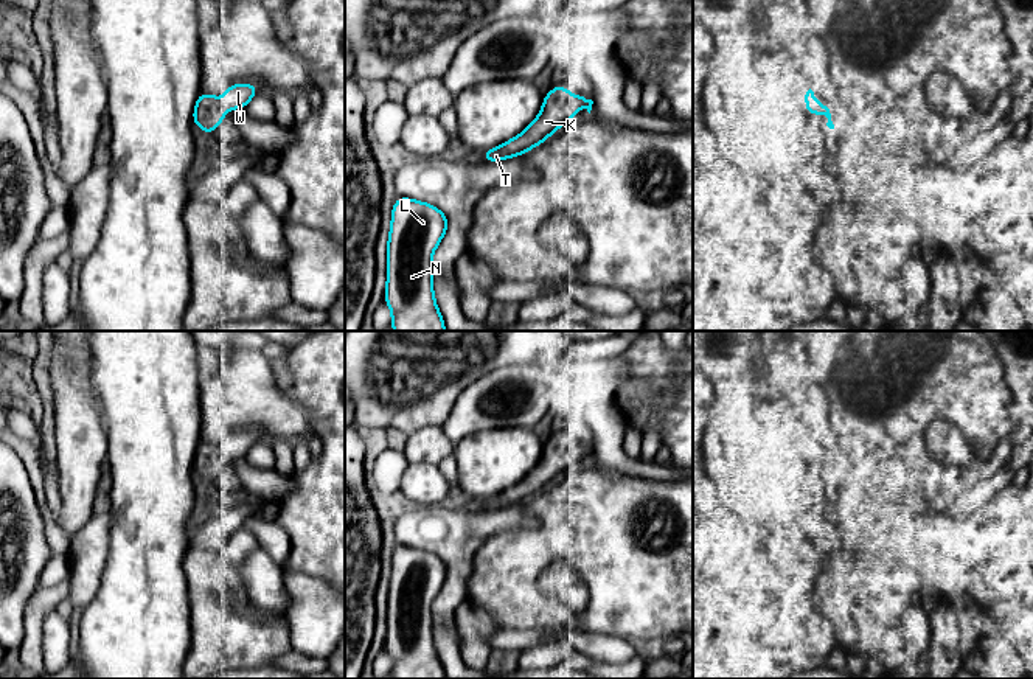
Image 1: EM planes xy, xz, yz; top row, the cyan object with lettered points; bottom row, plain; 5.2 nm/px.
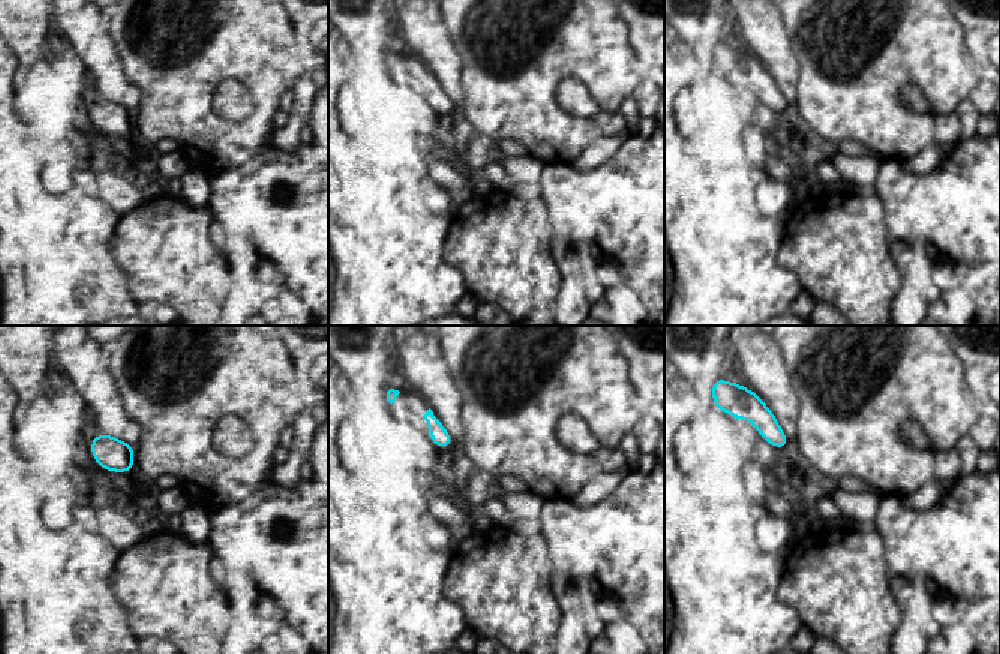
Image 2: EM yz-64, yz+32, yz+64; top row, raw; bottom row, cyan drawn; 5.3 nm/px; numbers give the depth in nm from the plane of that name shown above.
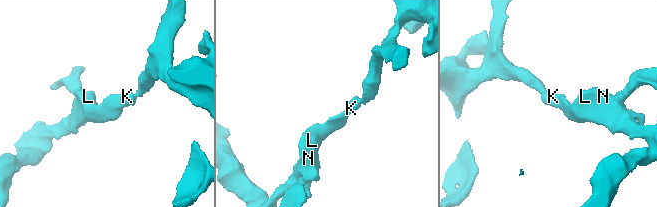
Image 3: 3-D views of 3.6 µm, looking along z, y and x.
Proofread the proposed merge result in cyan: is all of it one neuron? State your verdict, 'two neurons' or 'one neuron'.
one neuron

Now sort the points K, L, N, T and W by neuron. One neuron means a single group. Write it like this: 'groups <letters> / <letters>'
groups K L N T W

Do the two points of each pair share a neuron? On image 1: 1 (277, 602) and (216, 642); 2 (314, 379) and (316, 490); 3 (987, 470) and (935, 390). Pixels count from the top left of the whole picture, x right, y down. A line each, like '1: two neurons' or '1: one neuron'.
1: two neurons
2: one neuron
3: two neurons

